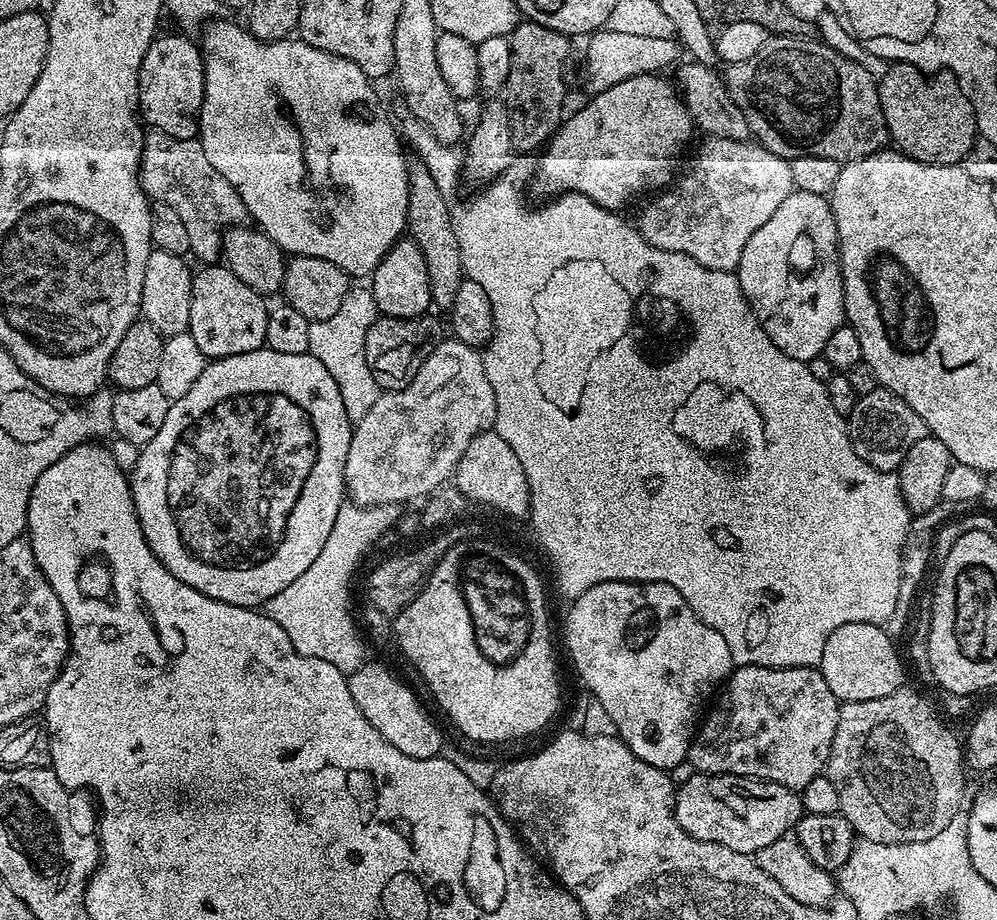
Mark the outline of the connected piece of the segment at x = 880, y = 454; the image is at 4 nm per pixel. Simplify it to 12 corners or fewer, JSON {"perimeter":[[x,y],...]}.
{"perimeter":[[883,386],[846,419],[858,458],[896,472],[926,422]]}

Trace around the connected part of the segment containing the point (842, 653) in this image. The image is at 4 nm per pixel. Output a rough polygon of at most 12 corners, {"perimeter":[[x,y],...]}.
{"perimeter":[[846,623],[818,667],[841,703],[905,685],[905,661],[877,624]]}

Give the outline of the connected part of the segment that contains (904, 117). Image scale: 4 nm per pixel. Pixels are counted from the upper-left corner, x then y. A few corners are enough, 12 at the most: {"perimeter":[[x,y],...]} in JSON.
{"perimeter":[[893,63],[879,77],[891,143],[960,164],[978,138],[953,72]]}

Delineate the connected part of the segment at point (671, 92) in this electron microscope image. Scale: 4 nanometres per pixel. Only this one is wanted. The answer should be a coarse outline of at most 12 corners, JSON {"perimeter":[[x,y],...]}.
{"perimeter":[[677,85],[595,93],[539,153],[541,186],[620,210],[671,185],[694,133]]}

